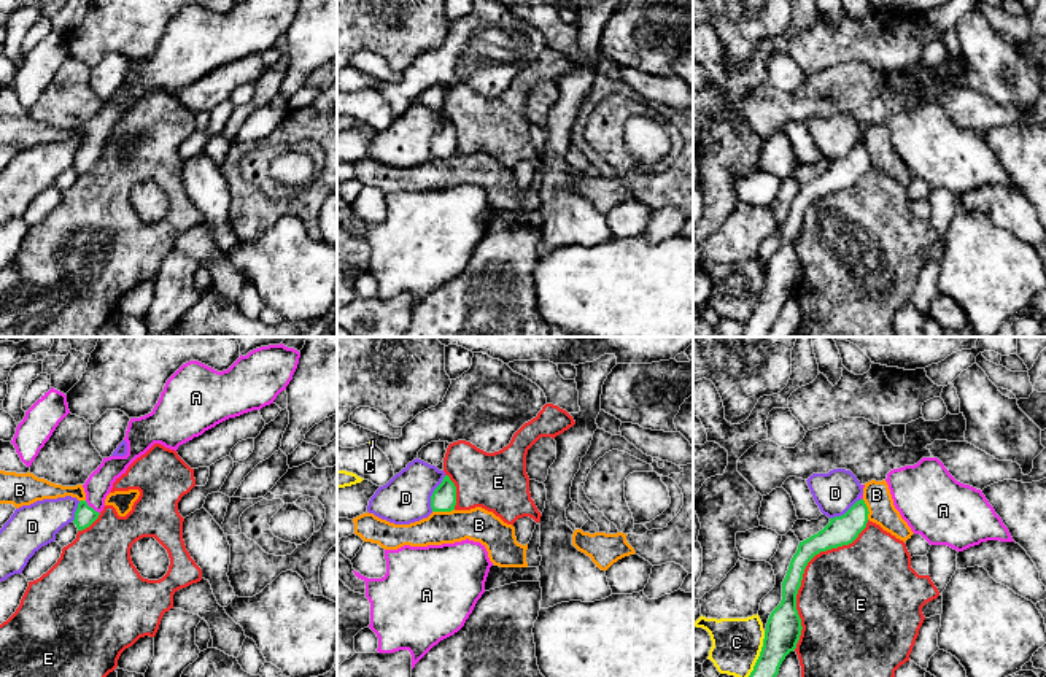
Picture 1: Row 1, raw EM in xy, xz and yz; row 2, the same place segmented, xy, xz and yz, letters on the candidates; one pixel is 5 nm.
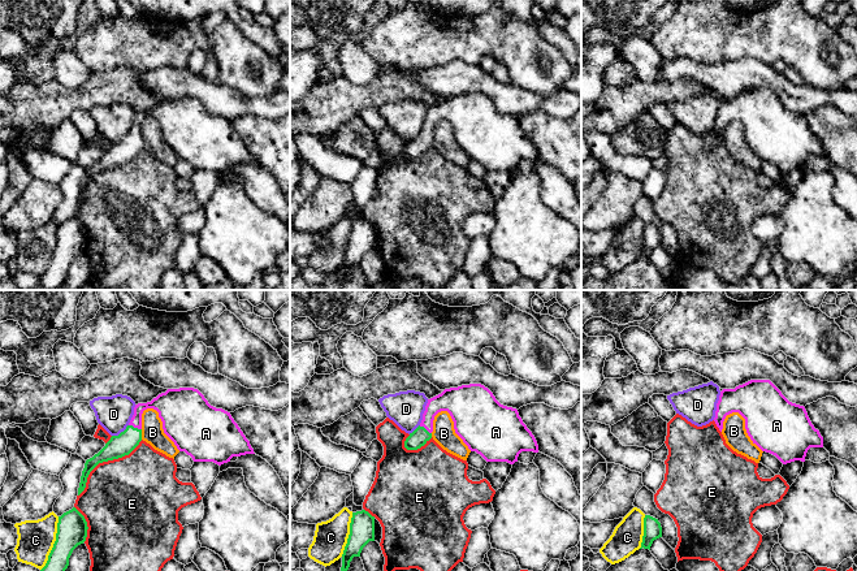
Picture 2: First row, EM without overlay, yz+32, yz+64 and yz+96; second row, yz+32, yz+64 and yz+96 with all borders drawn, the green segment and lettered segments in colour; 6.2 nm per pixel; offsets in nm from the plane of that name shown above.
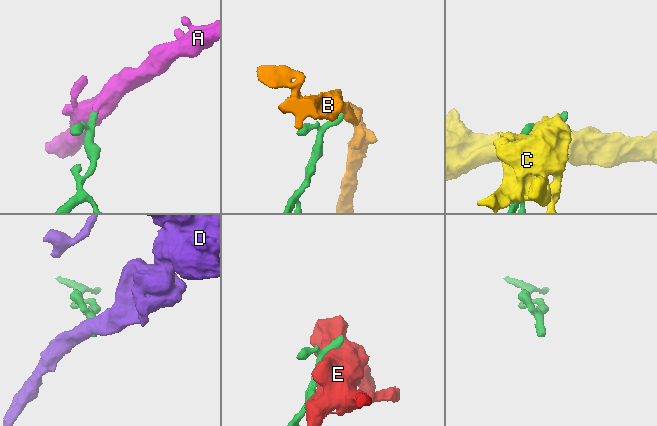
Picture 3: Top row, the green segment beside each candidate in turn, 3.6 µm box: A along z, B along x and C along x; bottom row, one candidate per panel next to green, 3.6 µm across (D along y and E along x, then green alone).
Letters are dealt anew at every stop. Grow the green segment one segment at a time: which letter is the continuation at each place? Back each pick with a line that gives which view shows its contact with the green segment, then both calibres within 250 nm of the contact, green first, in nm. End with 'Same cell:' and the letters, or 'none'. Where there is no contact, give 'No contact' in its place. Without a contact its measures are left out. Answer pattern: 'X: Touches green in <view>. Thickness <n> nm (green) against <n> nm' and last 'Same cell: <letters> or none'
A: Touches green in xy. Thickness 110 nm (green) against 140 nm
Same cell: A

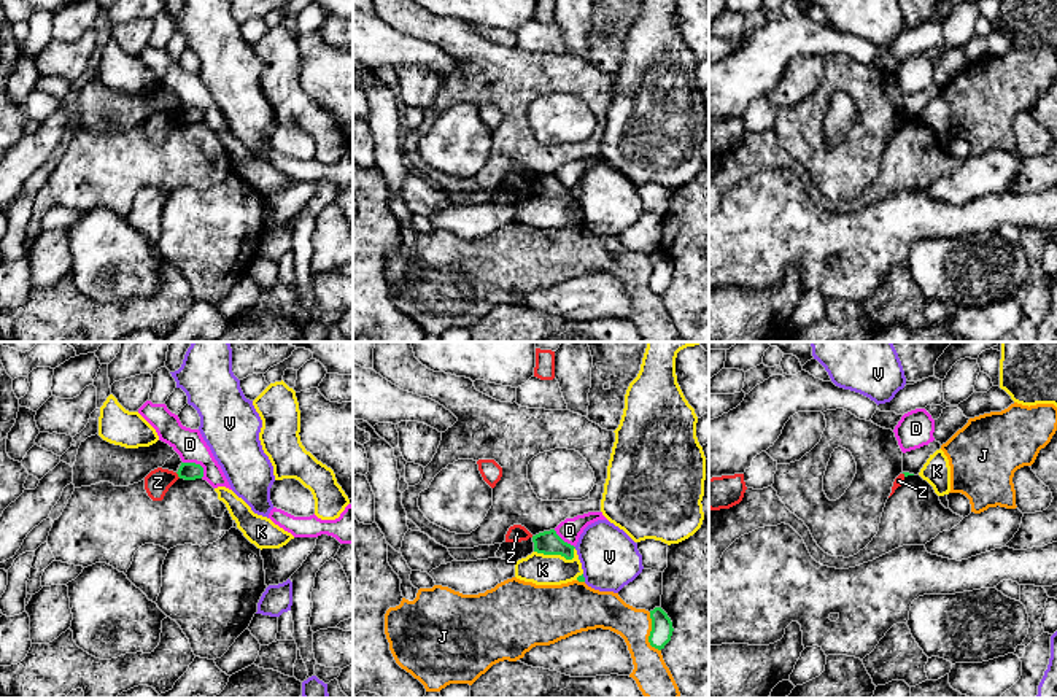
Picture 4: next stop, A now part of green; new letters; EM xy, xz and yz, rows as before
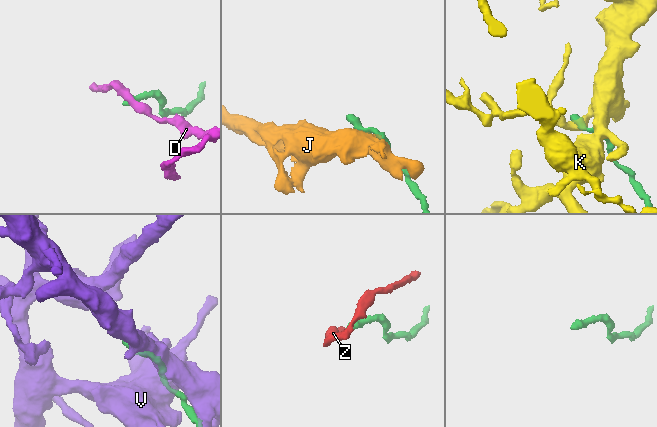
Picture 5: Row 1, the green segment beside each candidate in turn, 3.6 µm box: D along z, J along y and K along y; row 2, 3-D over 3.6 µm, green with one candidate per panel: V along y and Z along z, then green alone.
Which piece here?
Same cell: none

